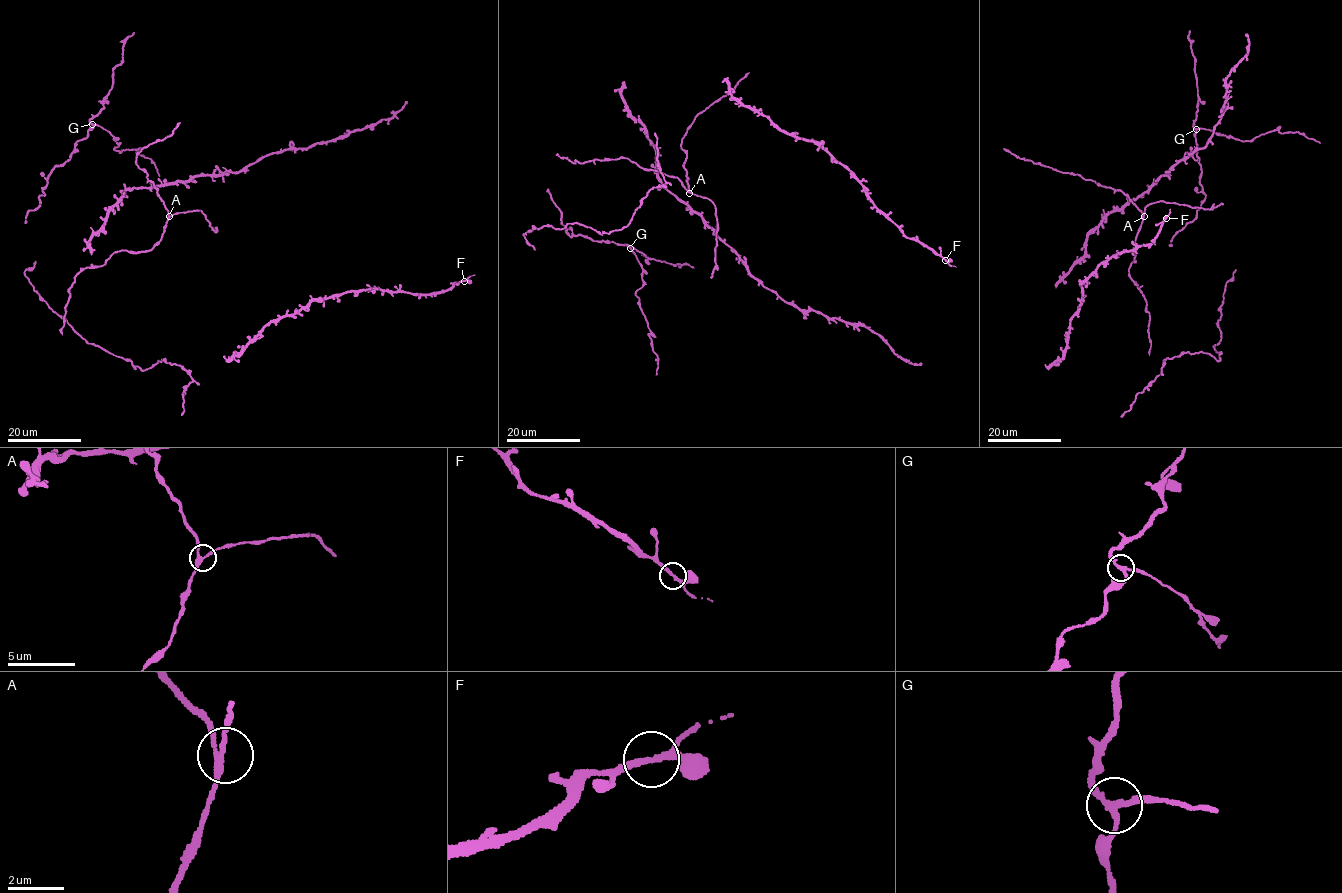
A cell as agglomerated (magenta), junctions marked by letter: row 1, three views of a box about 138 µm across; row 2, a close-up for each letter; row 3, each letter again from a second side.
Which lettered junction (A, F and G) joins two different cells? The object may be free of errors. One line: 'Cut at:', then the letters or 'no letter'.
Cut at: G

